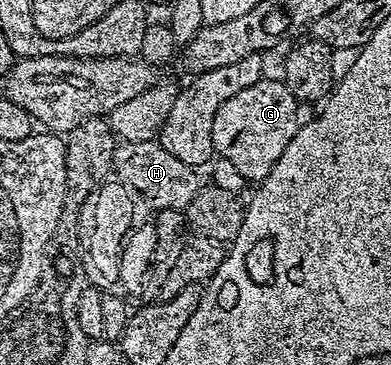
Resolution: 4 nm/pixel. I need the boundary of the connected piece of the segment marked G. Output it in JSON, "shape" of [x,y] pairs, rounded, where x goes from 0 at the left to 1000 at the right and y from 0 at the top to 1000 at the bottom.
{"shape":[[[673,214],[652,225],[652,236],[611,247],[611,258],[601,258],[601,268],[588,268],[583,279],[570,279],[570,290],[560,290],[560,312],[550,312],[545,414],[563,436],[598,449],[632,499],[683,490],[703,444],[724,433],[734,389],[754,378],[765,348],[765,279],[744,258],[726,216],[688,216]]]}

